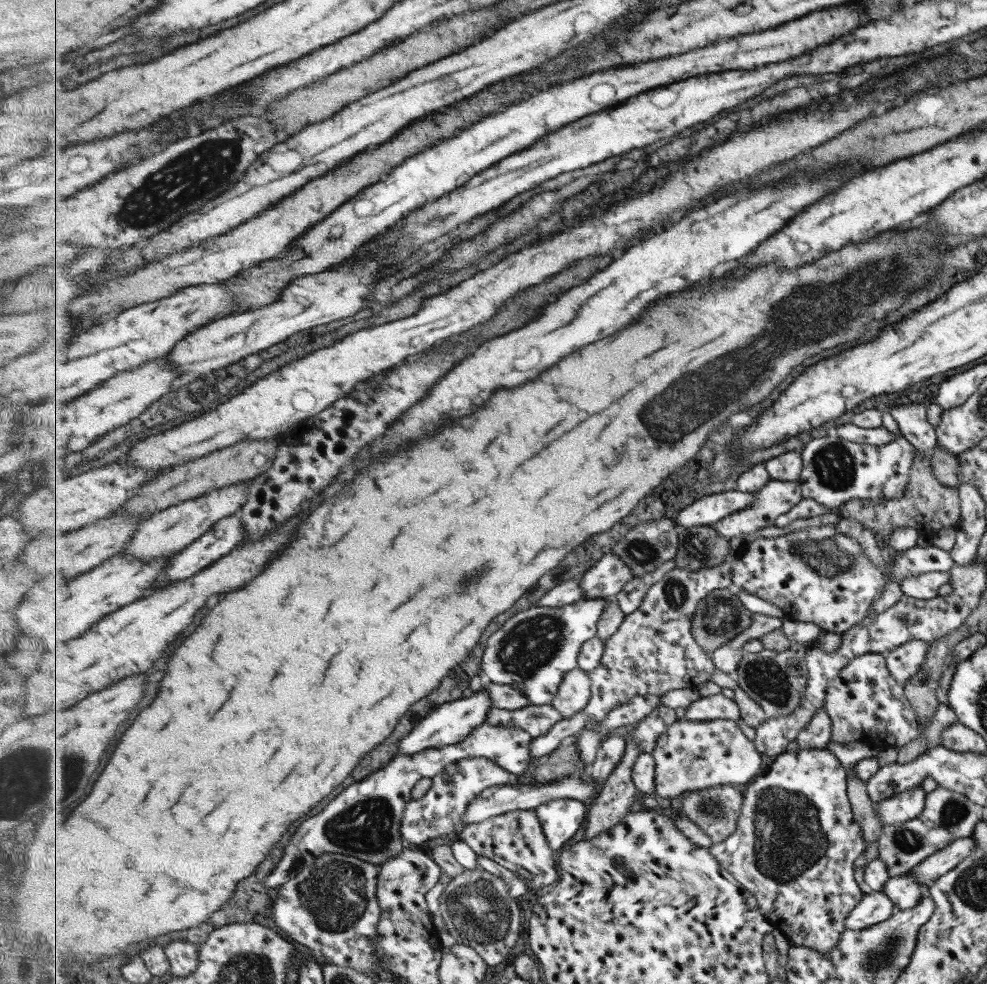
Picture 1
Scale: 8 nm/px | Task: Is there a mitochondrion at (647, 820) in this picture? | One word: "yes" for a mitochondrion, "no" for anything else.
no

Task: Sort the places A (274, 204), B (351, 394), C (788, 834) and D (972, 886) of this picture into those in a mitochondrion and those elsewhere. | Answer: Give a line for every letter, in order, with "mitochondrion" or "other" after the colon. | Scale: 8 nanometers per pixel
A: other
B: other
C: mitochondrion
D: mitochondrion

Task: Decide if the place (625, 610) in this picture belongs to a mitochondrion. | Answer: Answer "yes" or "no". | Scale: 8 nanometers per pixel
no

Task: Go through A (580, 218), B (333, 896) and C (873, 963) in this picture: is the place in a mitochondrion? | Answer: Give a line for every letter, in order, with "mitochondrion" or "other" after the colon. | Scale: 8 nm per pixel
A: other
B: mitochondrion
C: mitochondrion

